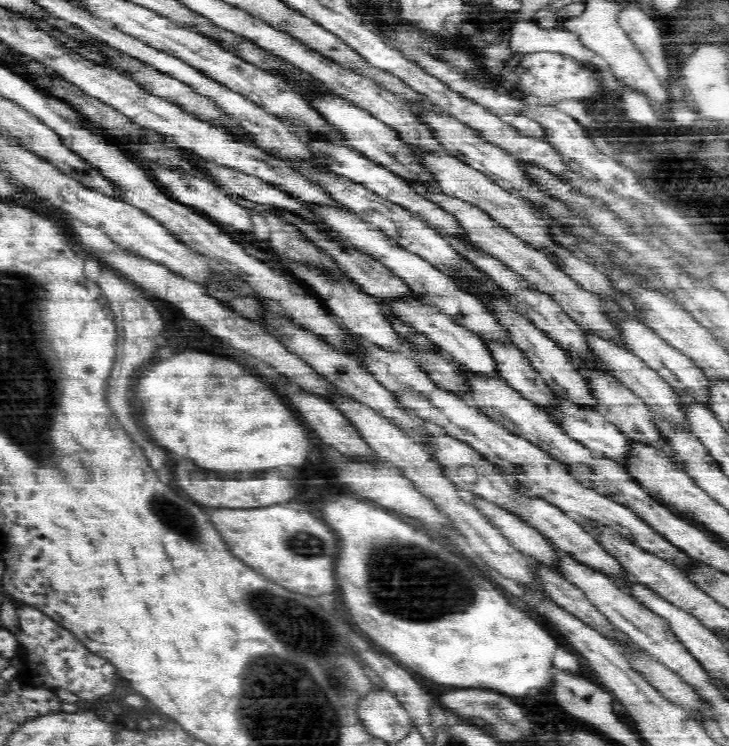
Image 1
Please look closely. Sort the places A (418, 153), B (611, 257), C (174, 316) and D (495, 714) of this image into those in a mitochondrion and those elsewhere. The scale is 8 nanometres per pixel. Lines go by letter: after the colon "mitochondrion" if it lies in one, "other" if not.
A: other
B: mitochondrion
C: other
D: mitochondrion

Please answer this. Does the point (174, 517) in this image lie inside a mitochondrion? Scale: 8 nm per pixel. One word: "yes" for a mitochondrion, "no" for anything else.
yes

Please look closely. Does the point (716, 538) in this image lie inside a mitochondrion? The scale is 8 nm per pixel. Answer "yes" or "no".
no

